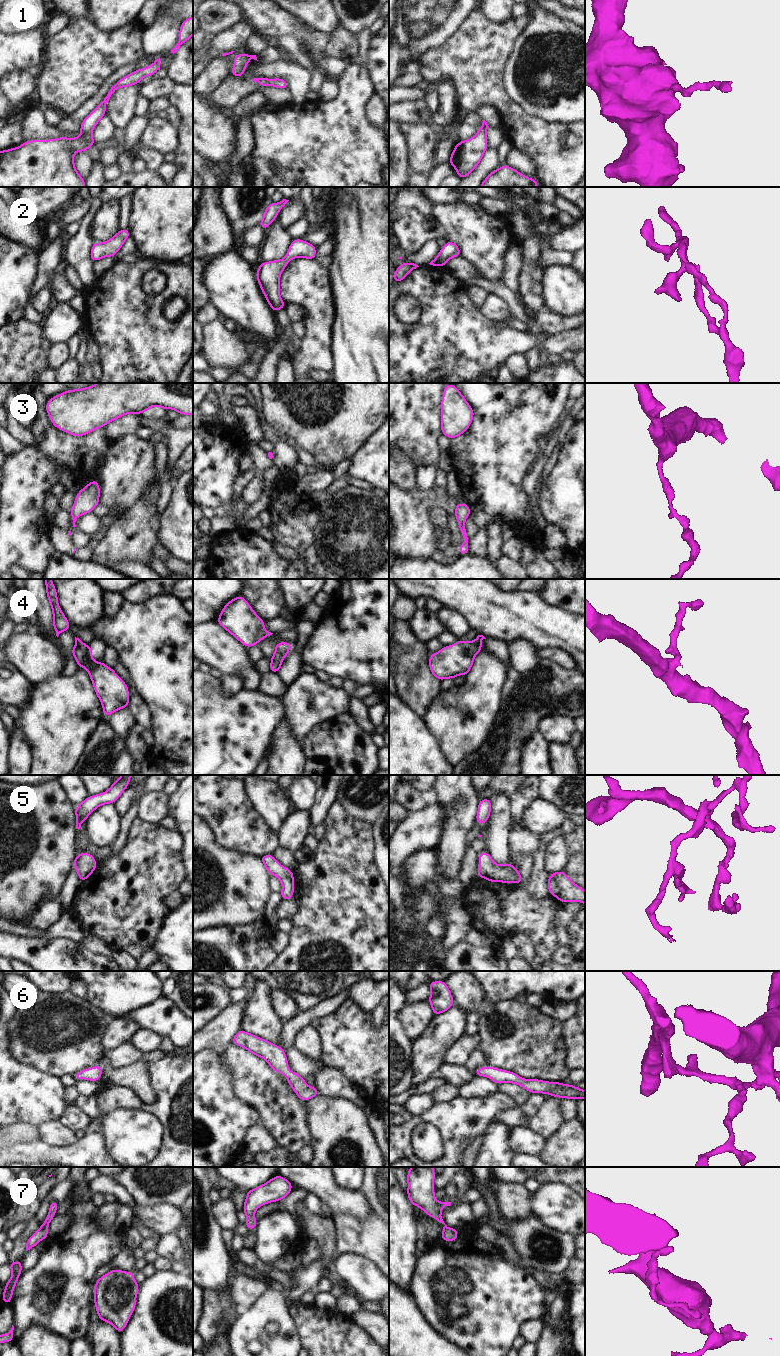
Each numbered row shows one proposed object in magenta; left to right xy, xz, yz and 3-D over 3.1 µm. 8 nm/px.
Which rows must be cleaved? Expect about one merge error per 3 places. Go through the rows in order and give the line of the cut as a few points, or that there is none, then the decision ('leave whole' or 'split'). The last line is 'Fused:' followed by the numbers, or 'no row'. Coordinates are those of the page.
1: no cut; leave whole
2: no cut; leave whole
3: no cut; leave whole
4: no cut; leave whole
5: no cut; leave whole
6: no cut; leave whole
7: no cut; leave whole
Fused: no row

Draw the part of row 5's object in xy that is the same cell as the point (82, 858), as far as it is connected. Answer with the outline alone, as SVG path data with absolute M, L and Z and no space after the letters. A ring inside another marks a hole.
M88 852L79 853L73 860L73 867L77 871L78 878L84 882L94 872L98 862Z

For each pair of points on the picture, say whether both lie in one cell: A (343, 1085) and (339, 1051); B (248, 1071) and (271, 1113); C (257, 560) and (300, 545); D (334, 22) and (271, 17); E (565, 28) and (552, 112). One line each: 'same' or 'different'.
A: different
B: same
C: different
D: different
E: same

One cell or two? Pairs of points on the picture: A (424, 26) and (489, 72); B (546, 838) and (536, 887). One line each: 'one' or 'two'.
A: two
B: one

